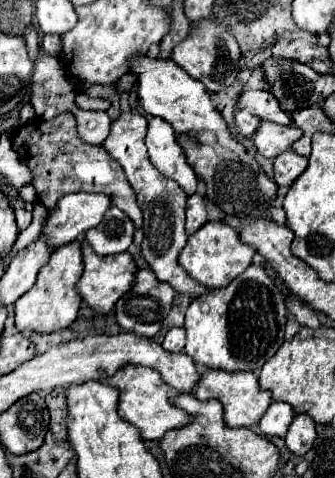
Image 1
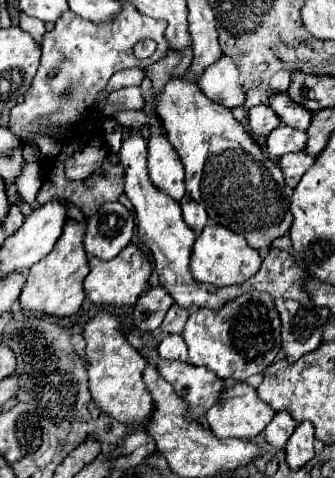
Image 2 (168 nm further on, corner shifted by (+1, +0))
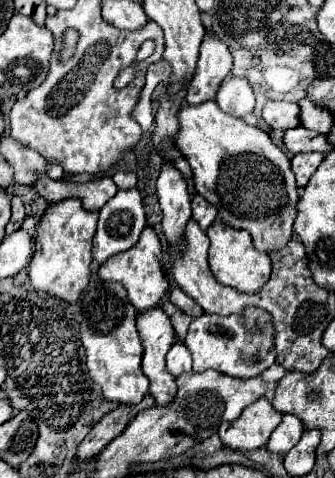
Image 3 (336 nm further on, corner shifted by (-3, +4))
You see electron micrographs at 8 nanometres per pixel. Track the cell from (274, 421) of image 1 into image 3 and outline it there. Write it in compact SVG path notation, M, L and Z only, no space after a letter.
M283 414L281 424L273 430L269 442L267 442L267 450L273 454L285 454L289 452L301 438L303 434L303 422L291 414Z

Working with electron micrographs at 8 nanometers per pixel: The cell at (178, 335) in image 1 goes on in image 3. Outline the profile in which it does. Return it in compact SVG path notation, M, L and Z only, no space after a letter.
M175 342L167 352L167 368L173 376L181 372L191 372L191 352L183 342Z

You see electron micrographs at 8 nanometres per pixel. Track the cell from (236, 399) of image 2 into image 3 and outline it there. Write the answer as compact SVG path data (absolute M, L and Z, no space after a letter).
M259 398L245 406L233 422L223 422L217 430L223 446L231 450L255 450L267 444L271 432L279 426L281 414L267 398Z

